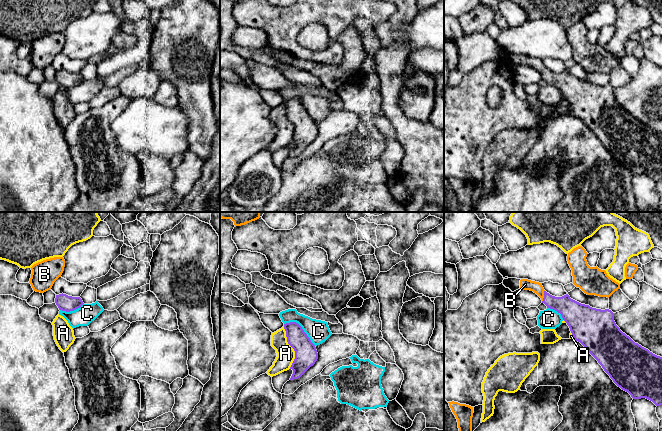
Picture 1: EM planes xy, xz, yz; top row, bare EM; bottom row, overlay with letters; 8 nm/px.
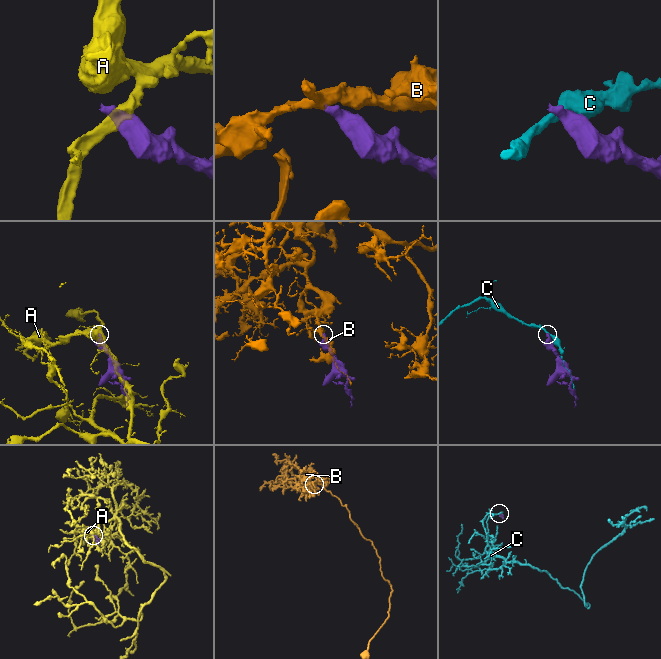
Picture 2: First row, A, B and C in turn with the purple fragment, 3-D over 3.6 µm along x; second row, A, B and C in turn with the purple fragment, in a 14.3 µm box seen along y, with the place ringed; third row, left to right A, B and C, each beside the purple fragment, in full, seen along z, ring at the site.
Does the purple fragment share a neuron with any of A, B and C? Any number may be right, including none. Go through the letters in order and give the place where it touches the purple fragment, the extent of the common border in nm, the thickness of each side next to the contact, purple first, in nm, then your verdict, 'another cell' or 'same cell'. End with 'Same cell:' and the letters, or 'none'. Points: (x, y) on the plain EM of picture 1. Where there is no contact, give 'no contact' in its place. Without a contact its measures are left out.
A: xz (292, 123) | 340 nm | 180/140 nm | another cell
B: yz (544, 72) | 100 nm | 180/90 nm | same cell
C: xz (301, 104) | 320 nm | 180/180 nm | another cell
Same cell: B

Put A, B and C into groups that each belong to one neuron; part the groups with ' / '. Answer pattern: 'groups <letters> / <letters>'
groups A / B / C

